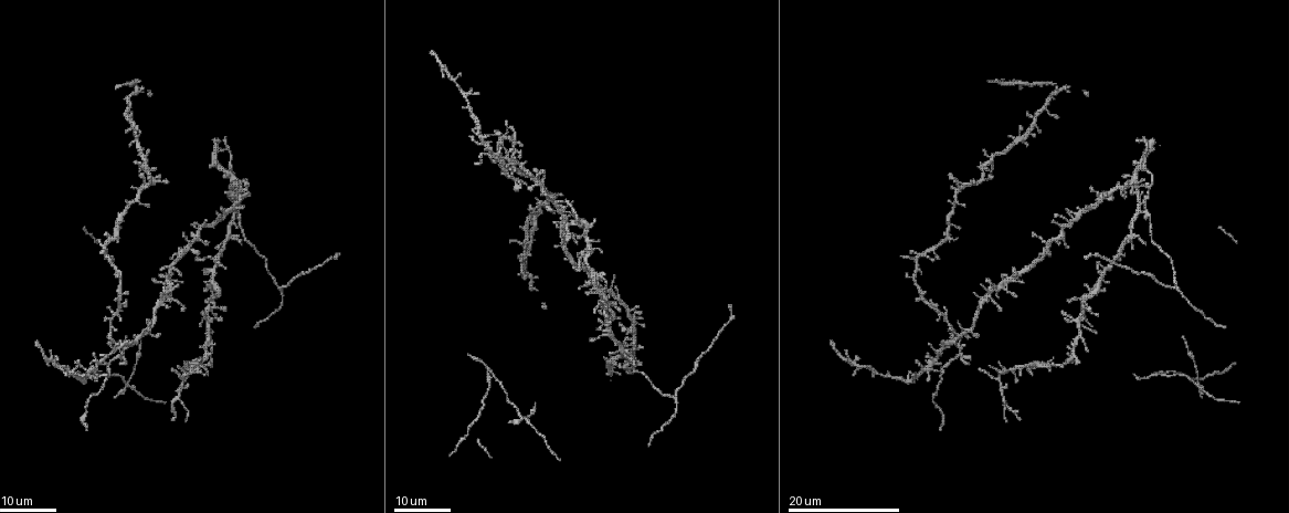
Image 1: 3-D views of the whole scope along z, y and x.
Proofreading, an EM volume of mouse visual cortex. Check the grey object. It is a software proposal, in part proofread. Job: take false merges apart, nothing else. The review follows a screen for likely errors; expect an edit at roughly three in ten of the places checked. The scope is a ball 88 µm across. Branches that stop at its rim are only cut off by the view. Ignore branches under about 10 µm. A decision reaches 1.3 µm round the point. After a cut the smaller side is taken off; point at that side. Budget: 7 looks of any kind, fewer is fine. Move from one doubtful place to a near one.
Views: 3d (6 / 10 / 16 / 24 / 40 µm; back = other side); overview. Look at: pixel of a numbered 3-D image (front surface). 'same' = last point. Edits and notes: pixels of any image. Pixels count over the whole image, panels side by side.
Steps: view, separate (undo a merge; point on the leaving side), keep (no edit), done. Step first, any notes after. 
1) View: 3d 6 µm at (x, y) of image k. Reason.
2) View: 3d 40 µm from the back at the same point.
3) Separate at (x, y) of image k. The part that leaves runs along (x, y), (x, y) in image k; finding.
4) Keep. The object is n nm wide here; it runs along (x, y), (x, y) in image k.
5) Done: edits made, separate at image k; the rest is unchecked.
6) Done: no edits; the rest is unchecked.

View: 3d 24 µm at (516, 179) of image 1. Sudden change in width.

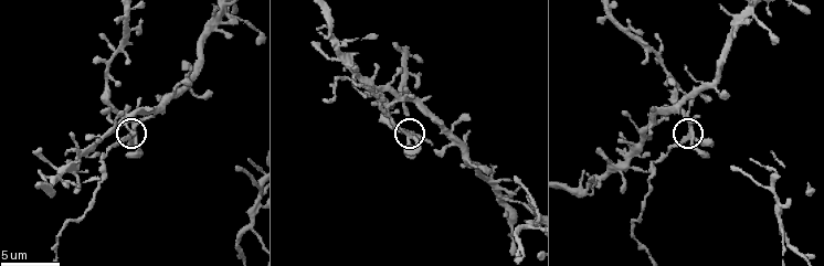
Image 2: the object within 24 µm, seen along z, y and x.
View: 3d 6 µm at (691, 132) of image 2. Zoom in.

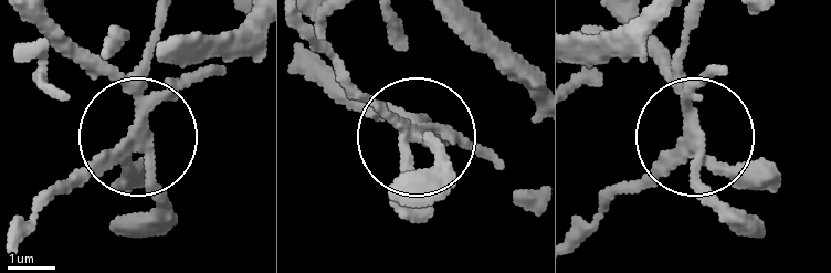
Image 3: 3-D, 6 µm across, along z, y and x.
Separate at (195, 80) of image 3. The part that leaves runs along (134, 128), (23, 231) in image 3; a second neuron is stuck on.

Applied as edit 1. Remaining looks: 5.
View: 3d 10 µm at (774, 192) of image 2. Side arm on a straight run.

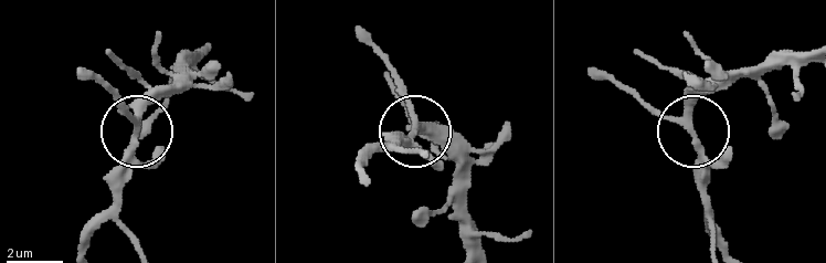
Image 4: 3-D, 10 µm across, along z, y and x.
Keep. The object is 230 nm wide here; it runs along (814, 52), (772, 56), (700, 94), (694, 144), (707, 206) in image 4; all the same neuron.

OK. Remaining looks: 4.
View: 3d 16 µm at (126, 384) of image 1. Four arms meet.

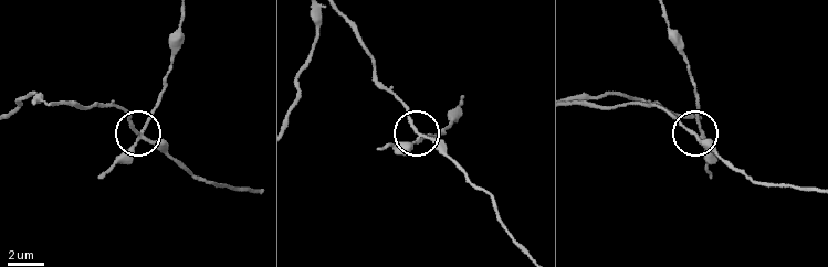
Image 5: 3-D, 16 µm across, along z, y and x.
View: 3d 10 µm at (696, 134) of image 5.

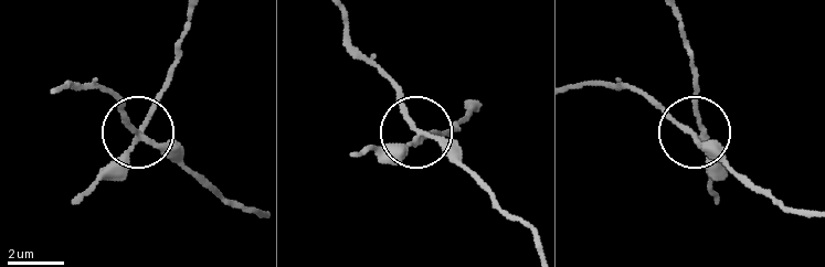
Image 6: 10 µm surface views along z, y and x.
Separate at (110, 164) of image 6. 4 arms meet here; a second neuron is stuck on.

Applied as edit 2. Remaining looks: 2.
Done: edits made, separate at image 3, separate at image 6; the rest is unchecked.

